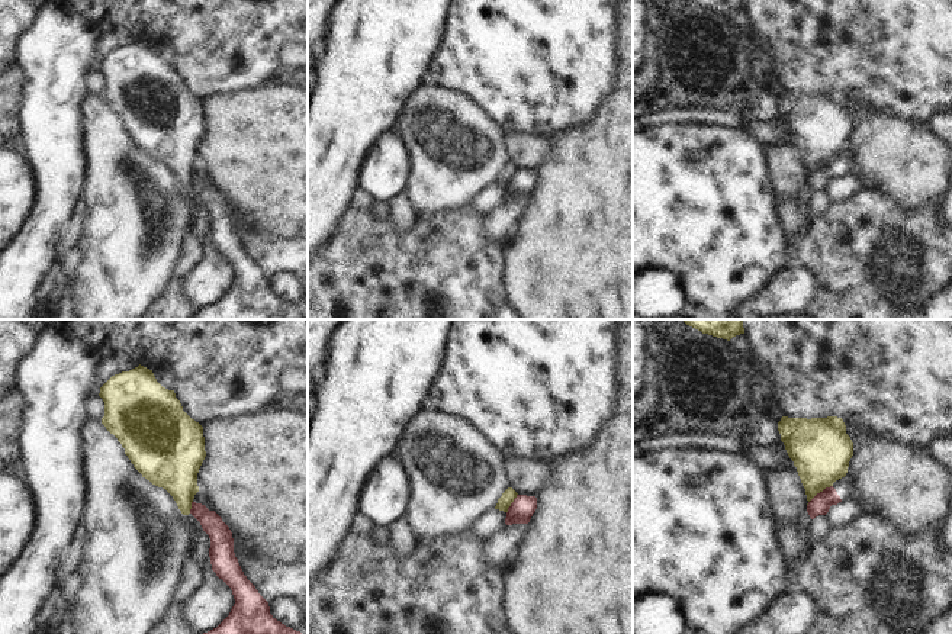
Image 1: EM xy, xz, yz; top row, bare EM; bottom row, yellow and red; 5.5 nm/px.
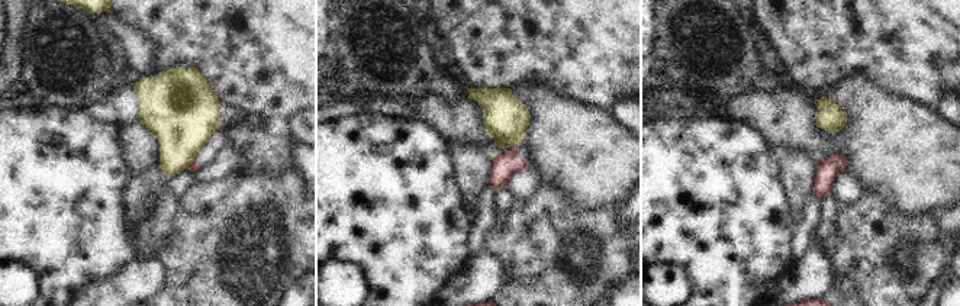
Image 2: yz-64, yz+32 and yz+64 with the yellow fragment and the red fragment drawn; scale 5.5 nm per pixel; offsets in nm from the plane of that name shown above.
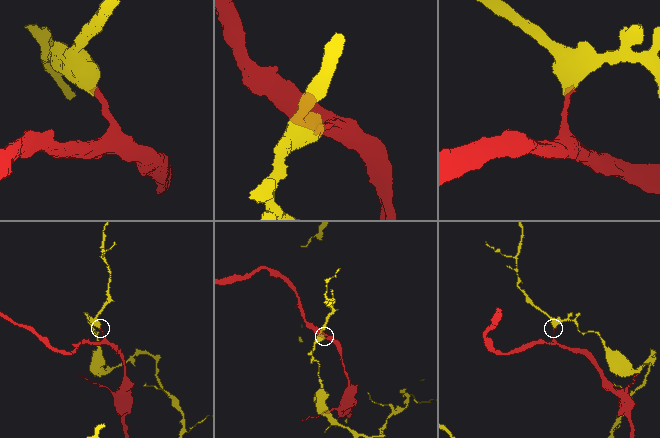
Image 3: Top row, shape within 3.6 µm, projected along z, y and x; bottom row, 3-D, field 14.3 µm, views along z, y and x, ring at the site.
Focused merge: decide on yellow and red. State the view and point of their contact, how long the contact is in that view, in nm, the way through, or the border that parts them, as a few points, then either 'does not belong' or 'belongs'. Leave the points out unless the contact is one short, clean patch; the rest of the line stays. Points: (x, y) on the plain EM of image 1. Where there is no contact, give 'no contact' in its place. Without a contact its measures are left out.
contact yz (819, 167); length 180 nm; border yz (832, 160), (820, 166), (807, 180); does not belong

